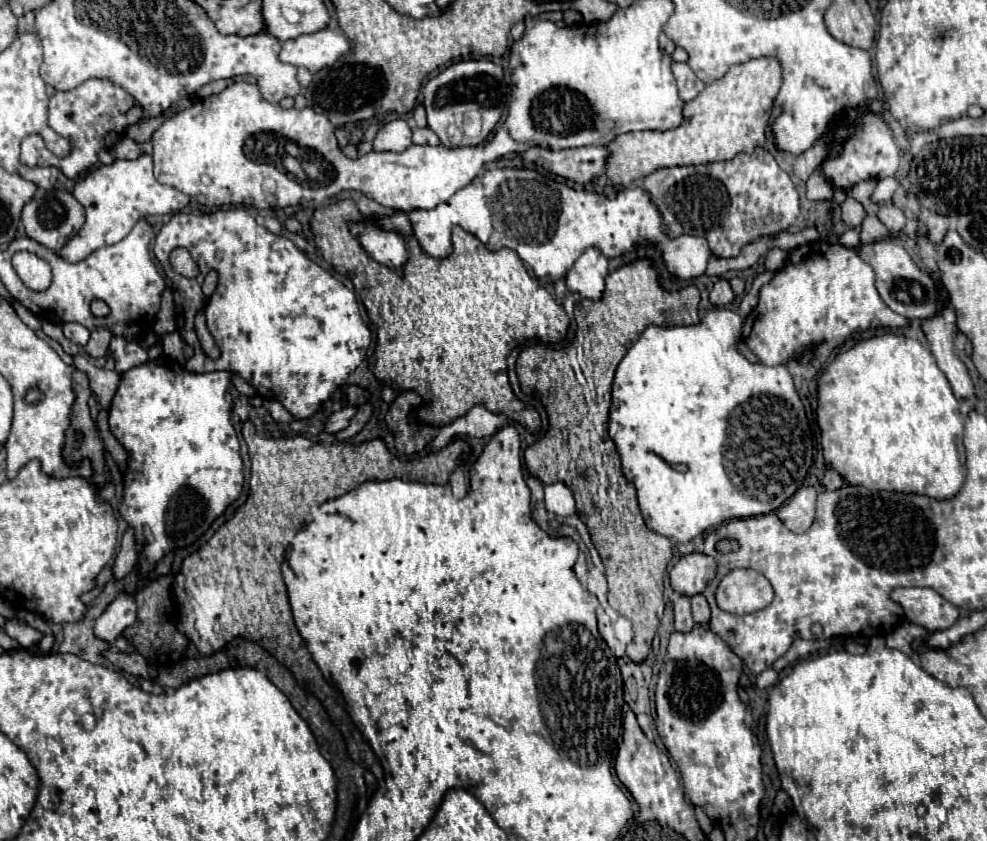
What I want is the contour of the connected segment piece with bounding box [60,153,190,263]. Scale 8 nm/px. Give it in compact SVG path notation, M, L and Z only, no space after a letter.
M142 153L138 159L114 159L110 165L100 165L98 169L80 175L74 185L74 197L84 205L86 209L86 223L84 227L68 241L68 245L60 251L64 259L70 263L76 263L84 257L88 257L92 251L114 245L122 241L130 229L136 225L138 219L146 215L166 215L166 213L178 213L188 203L190 197L176 191L174 187L160 185L152 175L152 155Z

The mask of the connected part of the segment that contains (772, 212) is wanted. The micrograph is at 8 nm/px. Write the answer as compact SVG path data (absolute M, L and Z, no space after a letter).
M758 147L758 151L754 153L738 153L730 161L658 169L642 181L642 187L652 195L656 205L662 207L666 235L700 235L708 241L714 257L738 257L744 245L754 243L762 237L778 237L796 221L800 213L798 191L794 189L790 175L782 171L776 159L762 147Z

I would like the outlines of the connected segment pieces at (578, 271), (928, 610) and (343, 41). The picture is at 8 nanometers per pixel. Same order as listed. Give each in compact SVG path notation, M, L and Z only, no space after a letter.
M588 247L566 273L566 287L578 291L582 297L600 299L604 293L604 279L608 275L608 259L600 249Z
M898 587L890 593L890 599L904 607L904 617L910 623L926 627L930 631L950 629L960 617L958 607L926 587Z
M326 27L310 35L288 39L282 45L280 61L292 63L296 67L306 67L310 73L318 73L320 69L330 67L348 51L350 51L348 37L342 31L332 31Z

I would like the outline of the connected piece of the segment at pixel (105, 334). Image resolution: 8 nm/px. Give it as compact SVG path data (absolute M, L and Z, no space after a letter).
M92 331L90 335L90 341L86 343L84 351L90 355L90 357L102 357L106 351L108 351L108 343L110 343L110 331Z

